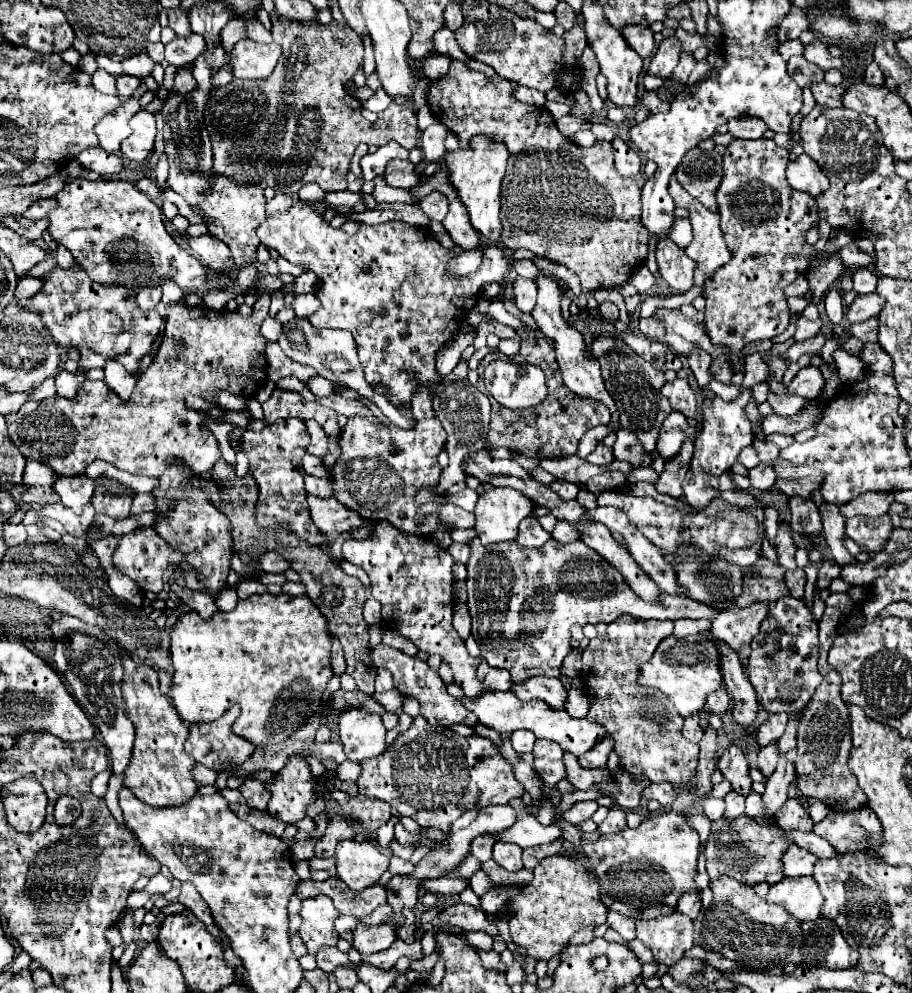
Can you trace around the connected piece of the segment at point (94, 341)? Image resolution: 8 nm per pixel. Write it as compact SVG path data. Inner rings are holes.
M54 268L48 274L42 276L44 278L44 286L40 288L40 292L34 298L28 300L20 300L20 308L24 312L34 312L42 318L44 326L50 330L53 339L56 340L58 348L64 350L72 350L76 348L80 352L80 366L84 366L84 370L90 368L102 368L104 362L108 360L118 360L124 362L124 368L136 368L136 372L132 372L136 378L140 378L140 360L150 354L150 348L162 332L164 327L164 319L156 312L142 312L136 306L136 292L128 290L128 288L116 288L116 286L100 286L96 282L92 282L88 278L88 274L82 268L74 268L74 270L62 270L62 268Z

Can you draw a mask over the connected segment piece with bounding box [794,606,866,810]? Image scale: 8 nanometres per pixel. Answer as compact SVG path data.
M826 606L826 616L818 622L820 628L820 658L818 668L824 676L822 684L816 688L812 700L804 708L804 718L798 726L798 758L794 762L798 774L798 786L802 794L814 800L828 802L834 810L850 810L860 808L866 804L864 792L860 792L856 778L848 770L848 756L850 756L850 720L848 720L848 706L840 698L840 672L836 672L828 662L828 648L832 648L832 640L836 640L836 624L840 618L838 608Z

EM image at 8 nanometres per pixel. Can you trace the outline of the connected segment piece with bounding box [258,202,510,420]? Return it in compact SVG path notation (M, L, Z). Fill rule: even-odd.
M296 202L286 212L268 216L258 228L258 238L264 246L274 248L282 258L294 264L302 264L306 270L312 270L320 278L322 288L316 292L316 296L322 306L308 318L310 324L352 332L368 384L386 386L388 402L392 402L408 420L414 420L412 396L416 390L430 382L434 394L440 380L444 380L444 376L436 372L436 354L452 338L452 334L456 336L460 332L468 312L478 302L480 288L488 282L504 280L504 276L510 272L510 260L506 254L496 246L488 246L482 250L482 268L466 278L456 278L446 268L450 250L444 248L429 229L410 226L404 222L386 222L380 226L360 226L360 230L350 236L343 230L334 230L324 224L322 216L304 202Z

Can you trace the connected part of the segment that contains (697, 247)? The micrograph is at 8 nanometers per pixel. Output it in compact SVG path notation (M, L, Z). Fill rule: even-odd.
M676 178L670 180L668 184L668 192L670 196L674 198L674 204L680 206L680 208L686 208L690 212L688 220L692 224L692 232L694 232L694 240L684 248L686 256L690 256L694 262L696 262L696 270L694 270L694 286L702 286L704 280L708 276L712 276L714 270L718 270L722 264L726 264L730 260L730 252L728 252L728 246L724 244L724 236L722 236L722 230L720 230L720 216L718 212L712 212L708 208L704 208L700 202L692 200L692 196L688 196L688 192L678 184Z

